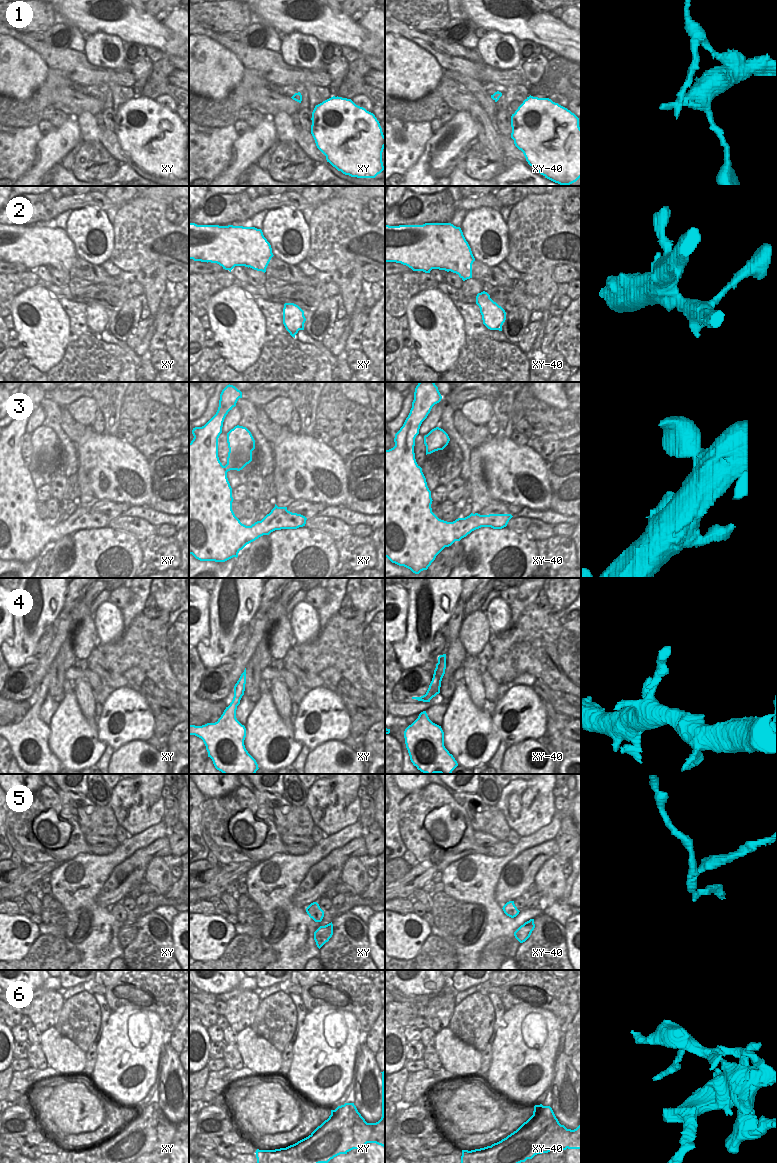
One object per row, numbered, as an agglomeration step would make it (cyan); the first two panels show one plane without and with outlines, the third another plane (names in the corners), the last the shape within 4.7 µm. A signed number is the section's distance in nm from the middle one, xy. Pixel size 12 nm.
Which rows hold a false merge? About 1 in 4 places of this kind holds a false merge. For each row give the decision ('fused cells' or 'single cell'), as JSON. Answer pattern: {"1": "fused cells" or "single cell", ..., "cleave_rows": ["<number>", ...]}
{"1": "fused cells", "2": "fused cells", "3": "single cell", "4": "single cell", "5": "fused cells", "6": "fused cells", "cleave_rows": ["1", "2", "5", "6"]}

